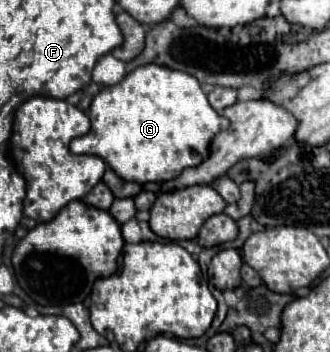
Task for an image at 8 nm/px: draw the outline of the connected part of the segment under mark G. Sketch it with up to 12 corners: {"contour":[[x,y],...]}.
{"contour":[[160,64],[100,90],[74,154],[168,182],[210,156],[224,118]]}

